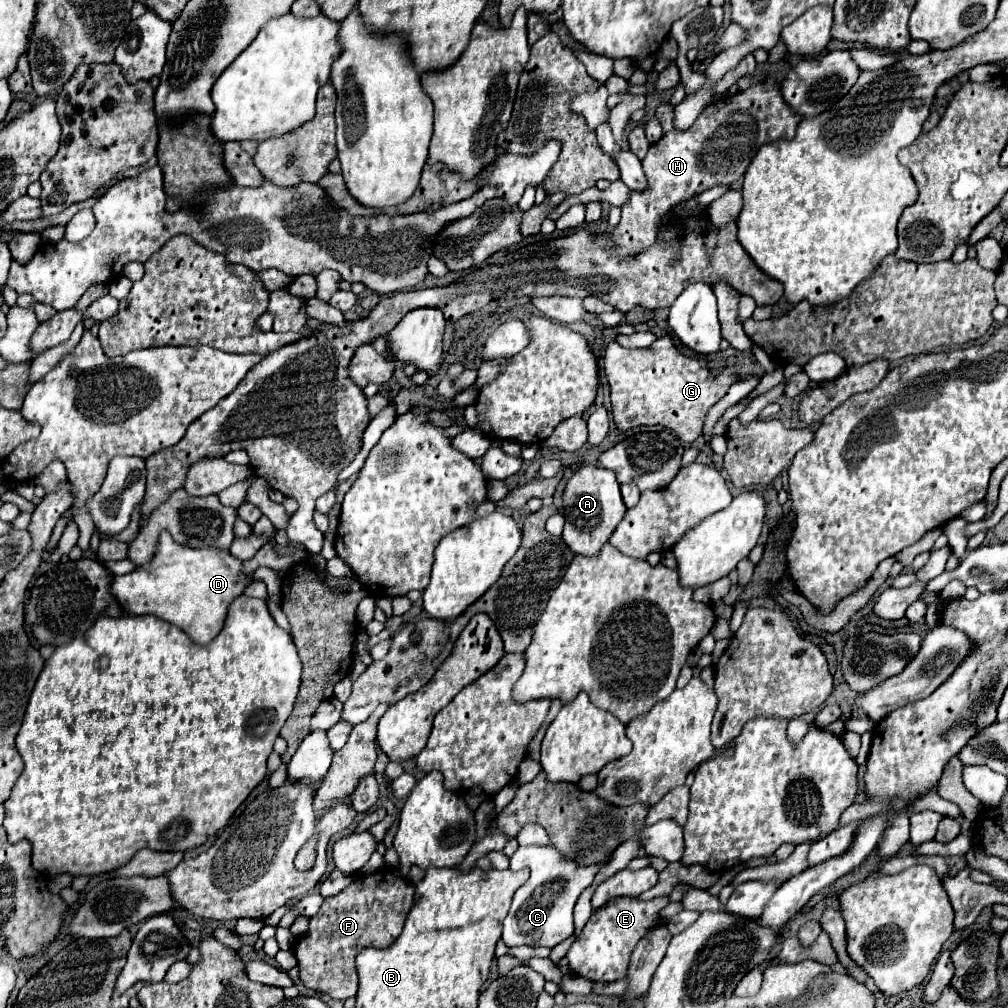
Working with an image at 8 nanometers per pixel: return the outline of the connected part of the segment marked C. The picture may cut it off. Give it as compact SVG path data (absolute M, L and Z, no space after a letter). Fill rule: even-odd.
M552 845L548 847L518 847L510 857L510 869L530 869L530 879L516 891L508 917L504 919L502 941L508 947L554 947L574 933L572 909L586 887L592 885L600 865L580 867L574 861L564 861Z

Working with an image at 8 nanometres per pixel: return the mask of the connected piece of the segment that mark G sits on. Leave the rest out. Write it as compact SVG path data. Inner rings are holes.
M670 335L658 337L654 345L646 349L624 349L616 341L606 345L606 355L604 355L604 369L606 377L610 383L610 401L612 401L612 415L614 415L614 425L618 431L630 431L634 427L642 425L662 425L678 435L684 443L694 443L704 429L704 421L708 415L708 409L714 407L730 389L732 383L736 383L738 371L732 367L720 369L718 375L710 371L710 365L702 359L692 359L686 357L672 341Z

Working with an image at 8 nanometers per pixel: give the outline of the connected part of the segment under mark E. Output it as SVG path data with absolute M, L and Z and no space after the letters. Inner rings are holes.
M668 895L654 897L650 901L642 901L636 897L614 897L610 899L604 907L596 909L588 925L584 927L582 935L572 943L568 949L568 967L574 973L580 973L582 967L586 965L586 979L590 981L600 981L600 983L612 983L618 979L626 977L628 965L630 965L630 955L636 947L636 943L646 937L650 929L656 925L662 925L658 913L670 903Z

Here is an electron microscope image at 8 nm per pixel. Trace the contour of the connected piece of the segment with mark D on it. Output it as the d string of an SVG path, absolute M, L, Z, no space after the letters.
M164 531L154 559L128 575L116 575L112 595L130 615L152 613L184 629L194 643L206 645L222 631L230 603L242 595L248 583L250 575L242 571L242 561L232 557L228 549L192 549L178 545L172 535Z

